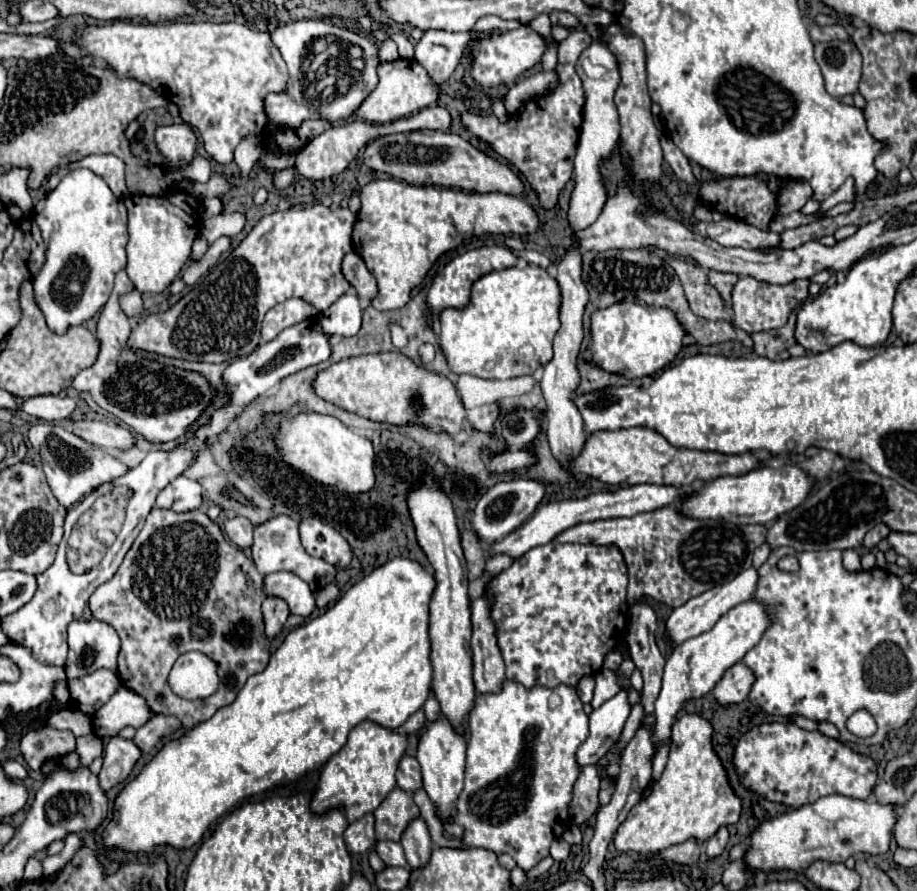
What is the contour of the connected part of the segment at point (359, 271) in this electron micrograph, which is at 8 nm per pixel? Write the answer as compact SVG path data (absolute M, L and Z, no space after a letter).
M355 251L345 255L343 275L357 289L359 299L375 299L377 297L377 281L373 277L373 273L367 269L365 261Z

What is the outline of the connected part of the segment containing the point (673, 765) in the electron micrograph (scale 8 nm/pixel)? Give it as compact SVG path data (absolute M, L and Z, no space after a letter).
M685 713L673 725L671 751L661 779L655 783L651 795L637 803L615 833L617 851L635 851L641 855L669 849L689 837L707 841L719 827L727 827L741 817L741 799L729 785L727 771L711 743L711 721L699 713Z

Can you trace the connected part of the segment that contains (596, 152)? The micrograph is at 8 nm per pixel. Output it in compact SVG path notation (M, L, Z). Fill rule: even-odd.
M603 37L593 39L593 43L585 49L585 53L587 53L587 59L593 61L593 65L603 65L607 69L607 73L599 79L591 79L583 73L581 67L577 71L583 81L585 107L583 107L583 125L581 125L581 135L579 135L579 147L577 147L577 155L575 155L575 173L573 173L575 189L571 193L569 213L567 213L567 219L569 219L569 225L573 231L587 229L591 223L597 221L597 217L607 201L607 187L605 187L605 181L601 175L601 163L605 159L609 159L619 145L619 117L617 117L617 109L613 103L613 93L619 85L617 57L609 51L607 41Z

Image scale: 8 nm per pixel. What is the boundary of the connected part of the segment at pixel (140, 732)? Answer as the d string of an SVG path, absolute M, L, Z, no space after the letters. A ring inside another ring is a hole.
M155 715L149 719L149 723L145 723L143 727L137 729L133 743L143 751L149 753L163 737L173 735L175 731L181 729L181 721L177 717L171 715Z

